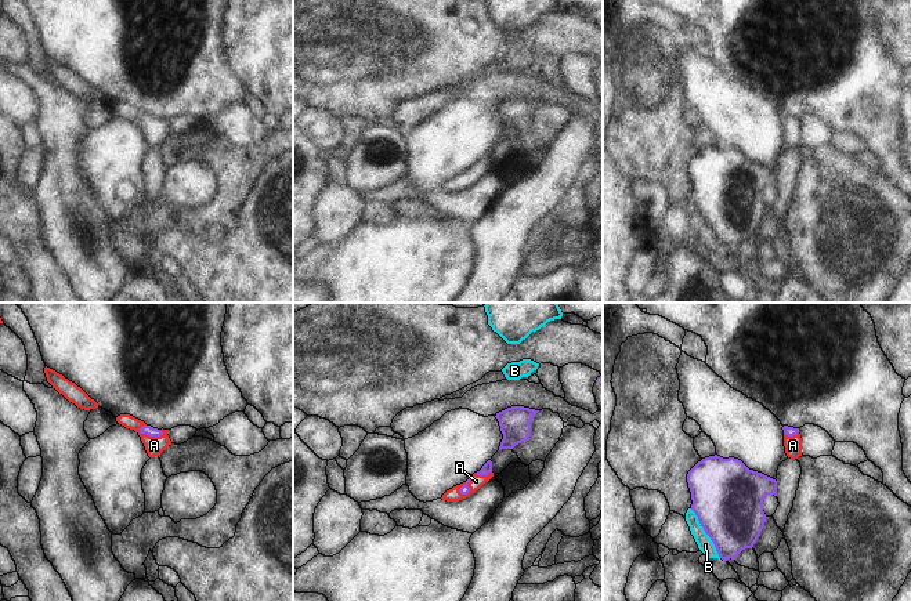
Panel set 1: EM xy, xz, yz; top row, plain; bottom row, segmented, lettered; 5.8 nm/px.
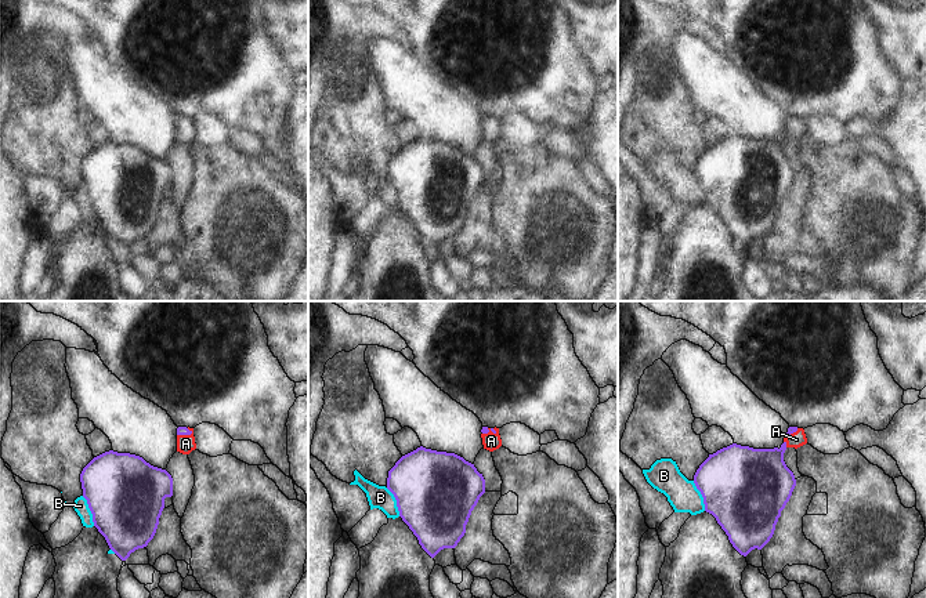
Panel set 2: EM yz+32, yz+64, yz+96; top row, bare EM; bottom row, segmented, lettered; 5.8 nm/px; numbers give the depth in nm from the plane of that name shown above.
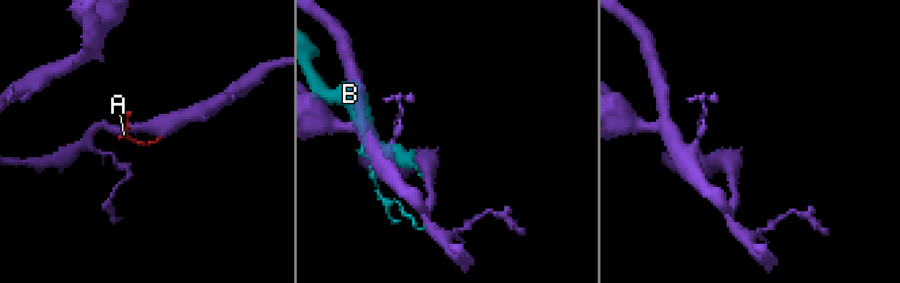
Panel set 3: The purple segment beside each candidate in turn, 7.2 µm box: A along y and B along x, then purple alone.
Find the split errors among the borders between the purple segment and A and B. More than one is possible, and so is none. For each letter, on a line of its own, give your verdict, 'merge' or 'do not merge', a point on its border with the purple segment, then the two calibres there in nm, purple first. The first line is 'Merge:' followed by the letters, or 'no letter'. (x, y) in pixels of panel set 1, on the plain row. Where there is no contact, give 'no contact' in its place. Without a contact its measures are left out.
Merge: A
A: merge; meets purple in xy at (151, 126); 60 nm thick on the purple side, 110 nm on the other
B: do not merge; meets purple in yz at (705, 223); 420 nm thick on the purple side, 90 nm on the other

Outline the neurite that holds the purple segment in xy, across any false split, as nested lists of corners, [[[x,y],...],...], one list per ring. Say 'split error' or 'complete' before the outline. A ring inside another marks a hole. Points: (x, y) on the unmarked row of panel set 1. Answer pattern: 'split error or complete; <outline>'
split error; [[[120,105],[116,108],[116,112],[126,119],[134,120],[141,127],[149,148],[159,146],[169,135],[171,135],[167,120],[158,120],[147,116],[144,112],[130,105]]]

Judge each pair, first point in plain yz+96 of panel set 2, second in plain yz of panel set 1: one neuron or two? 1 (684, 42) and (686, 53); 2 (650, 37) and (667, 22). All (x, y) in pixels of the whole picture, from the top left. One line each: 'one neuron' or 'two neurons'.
1: one neuron
2: one neuron

